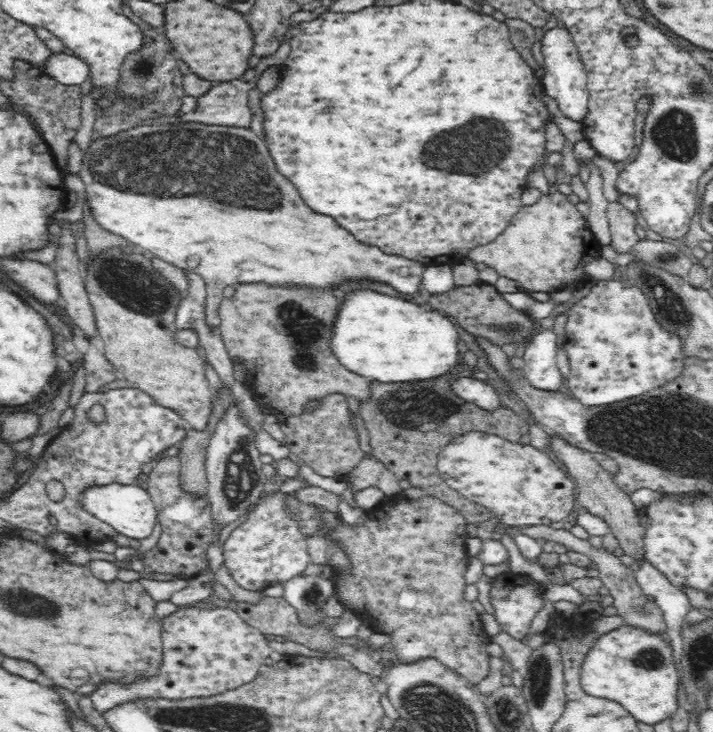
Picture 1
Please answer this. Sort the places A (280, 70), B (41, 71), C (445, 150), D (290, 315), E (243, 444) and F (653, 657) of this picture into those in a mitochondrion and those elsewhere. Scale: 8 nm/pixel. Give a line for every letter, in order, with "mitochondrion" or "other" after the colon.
A: other
B: other
C: mitochondrion
D: mitochondrion
E: mitochondrion
F: mitochondrion

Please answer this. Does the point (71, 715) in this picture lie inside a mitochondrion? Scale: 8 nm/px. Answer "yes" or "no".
no

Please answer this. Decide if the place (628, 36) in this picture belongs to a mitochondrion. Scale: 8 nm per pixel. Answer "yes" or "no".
no

